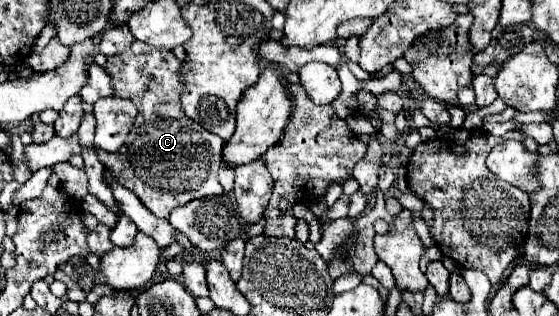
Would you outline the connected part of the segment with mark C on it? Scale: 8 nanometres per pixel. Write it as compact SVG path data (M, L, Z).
M133 41L129 49L107 57L107 67L105 67L105 71L113 79L111 81L115 89L113 95L131 99L137 105L139 115L135 119L135 137L127 139L117 153L97 151L97 157L105 165L105 169L115 177L115 181L131 189L141 199L141 203L157 217L169 217L169 213L175 207L183 207L193 199L223 193L223 187L217 179L217 171L223 163L223 139L209 133L207 129L203 129L199 123L191 121L183 113L181 101L179 101L183 91L181 67L183 63L171 51L155 49L151 45L143 45L141 41Z

